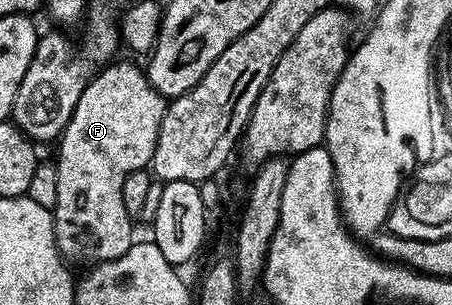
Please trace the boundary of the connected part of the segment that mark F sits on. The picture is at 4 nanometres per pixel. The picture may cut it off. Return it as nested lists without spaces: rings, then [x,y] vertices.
[[[111,62],[103,66],[87,83],[80,101],[70,118],[70,124],[62,130],[57,140],[58,180],[56,181],[56,205],[54,212],[54,236],[58,252],[63,259],[87,259],[87,264],[103,263],[124,257],[136,242],[132,217],[124,209],[124,177],[149,168],[152,153],[156,149],[156,137],[160,133],[160,121],[168,106],[166,96],[150,84],[145,70],[134,63]]]

